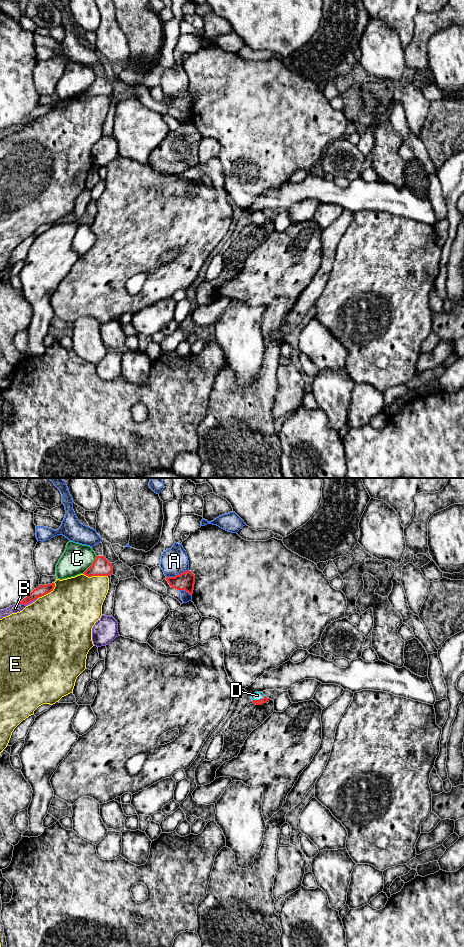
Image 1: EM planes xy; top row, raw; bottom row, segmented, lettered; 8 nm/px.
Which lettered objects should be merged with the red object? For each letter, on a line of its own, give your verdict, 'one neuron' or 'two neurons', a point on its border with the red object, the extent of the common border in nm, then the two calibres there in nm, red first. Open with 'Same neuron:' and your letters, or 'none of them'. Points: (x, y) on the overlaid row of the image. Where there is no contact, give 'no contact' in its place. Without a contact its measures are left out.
Same neuron: D
A: two neurons; meets red in xy at (177, 575); contact 200 nm long; 150 nm thick on the red side, 220 nm on the other
B: two neurons; meets red in xy at (28, 602); contact 160 nm long; 90 nm thick on the red side, 70 nm on the other
C: two neurons; meets red in xy at (91, 565); contact 190 nm long; 150 nm thick on the red side, 240 nm on the other
D: one neuron; meets red in xy at (258, 700); contact 120 nm long; 50 nm thick on the red side, 60 nm on the other
E: two neurons; meets red in xy at (95, 575); contact 200 nm long; 150 nm thick on the red side, 380 nm on the other

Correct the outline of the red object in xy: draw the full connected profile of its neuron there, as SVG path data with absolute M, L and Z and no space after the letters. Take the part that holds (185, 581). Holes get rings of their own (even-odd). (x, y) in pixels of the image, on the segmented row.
M187 570L175 577L166 577L166 580L172 588L184 590L192 596L195 584L195 575L191 571Z

